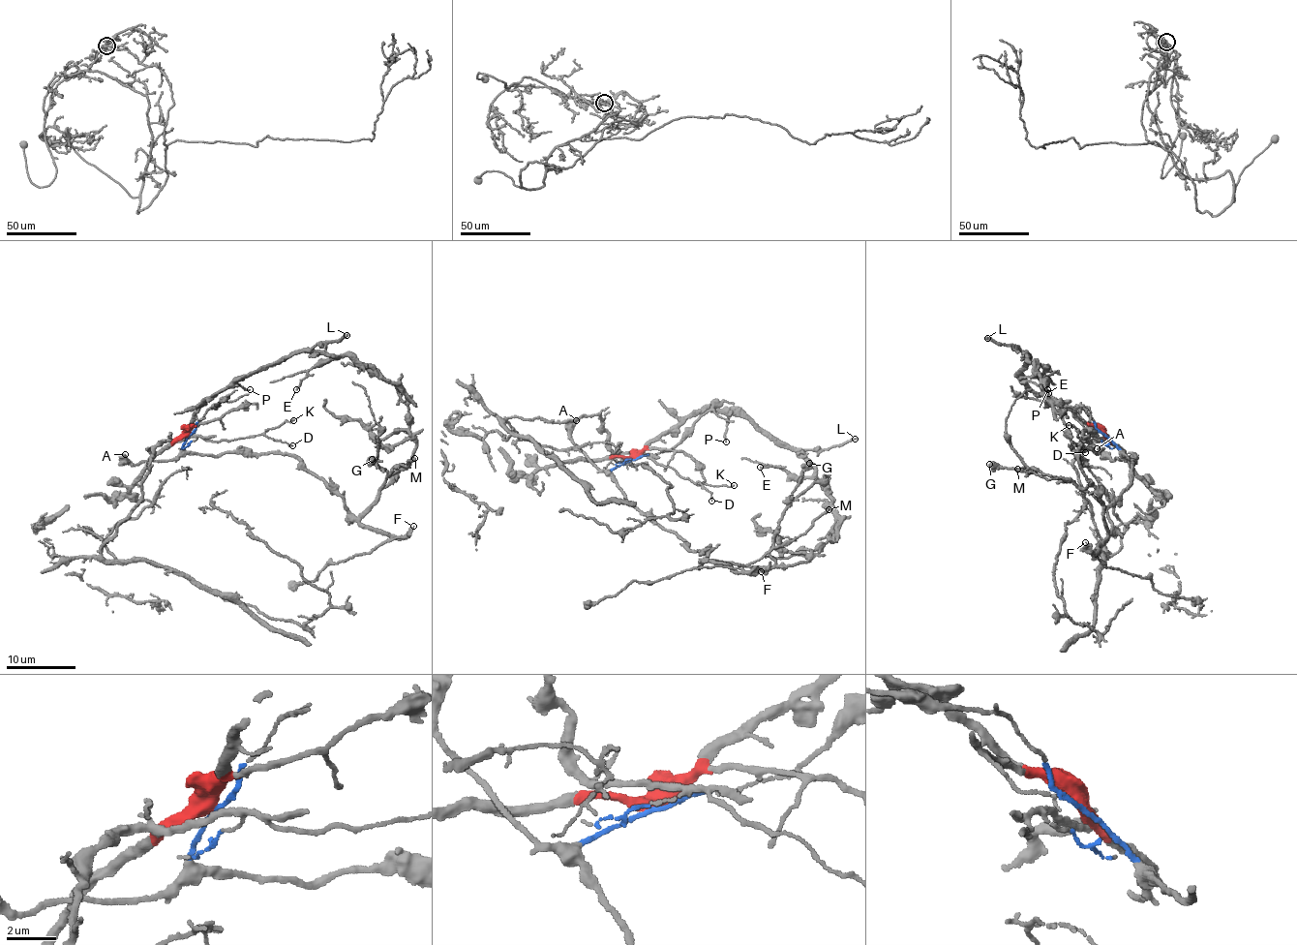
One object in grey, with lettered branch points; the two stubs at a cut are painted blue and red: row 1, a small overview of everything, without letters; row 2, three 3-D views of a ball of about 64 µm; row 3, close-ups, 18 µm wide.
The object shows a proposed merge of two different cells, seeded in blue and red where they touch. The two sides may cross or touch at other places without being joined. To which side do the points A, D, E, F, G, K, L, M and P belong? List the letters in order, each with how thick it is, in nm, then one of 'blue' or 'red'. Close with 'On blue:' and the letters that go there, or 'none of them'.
A: calibre 400 nm; blue
D: calibre 110 nm; blue
E: calibre 130 nm; red
F: calibre 300 nm; blue
G: calibre 440 nm; blue
K: calibre 90 nm; blue
L: calibre 240 nm; red
M: calibre 240 nm; blue
P: calibre 120 nm; red
On blue: A, D, F, G, K, M

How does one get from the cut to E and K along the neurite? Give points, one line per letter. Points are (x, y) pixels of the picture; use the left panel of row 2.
E: (189, 436), (205, 399), (236, 381), (297, 352), (327, 351), (336, 356), (307, 372), (296, 390)
K: (189, 436), (189, 444), (197, 437), (231, 441), (265, 432), (294, 419)

